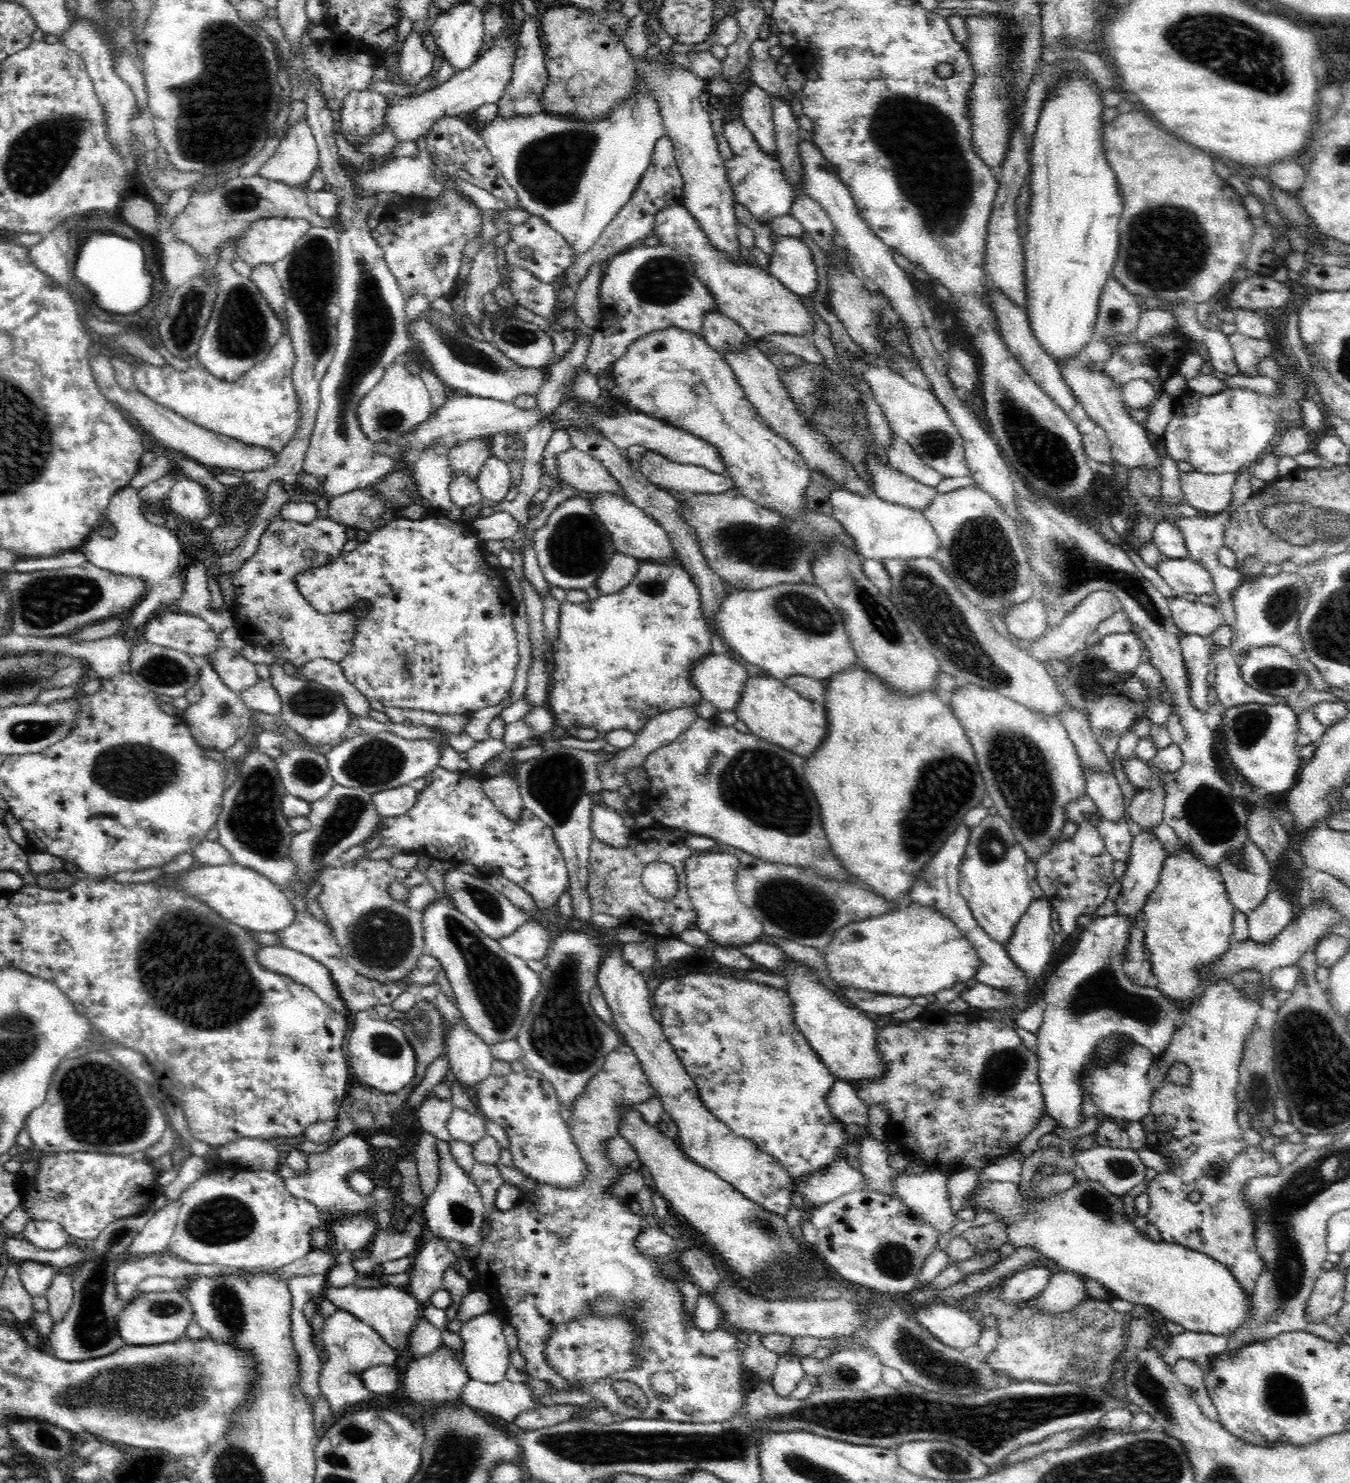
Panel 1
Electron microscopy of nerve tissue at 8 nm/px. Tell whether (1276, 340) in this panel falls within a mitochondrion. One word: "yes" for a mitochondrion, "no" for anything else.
no

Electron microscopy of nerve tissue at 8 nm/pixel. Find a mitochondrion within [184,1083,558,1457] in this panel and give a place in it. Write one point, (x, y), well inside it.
(224, 1299)

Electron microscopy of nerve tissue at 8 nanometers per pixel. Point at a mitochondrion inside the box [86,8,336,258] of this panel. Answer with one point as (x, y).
(226, 47)

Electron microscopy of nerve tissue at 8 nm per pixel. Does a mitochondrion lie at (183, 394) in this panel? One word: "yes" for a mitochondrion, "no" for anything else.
no

